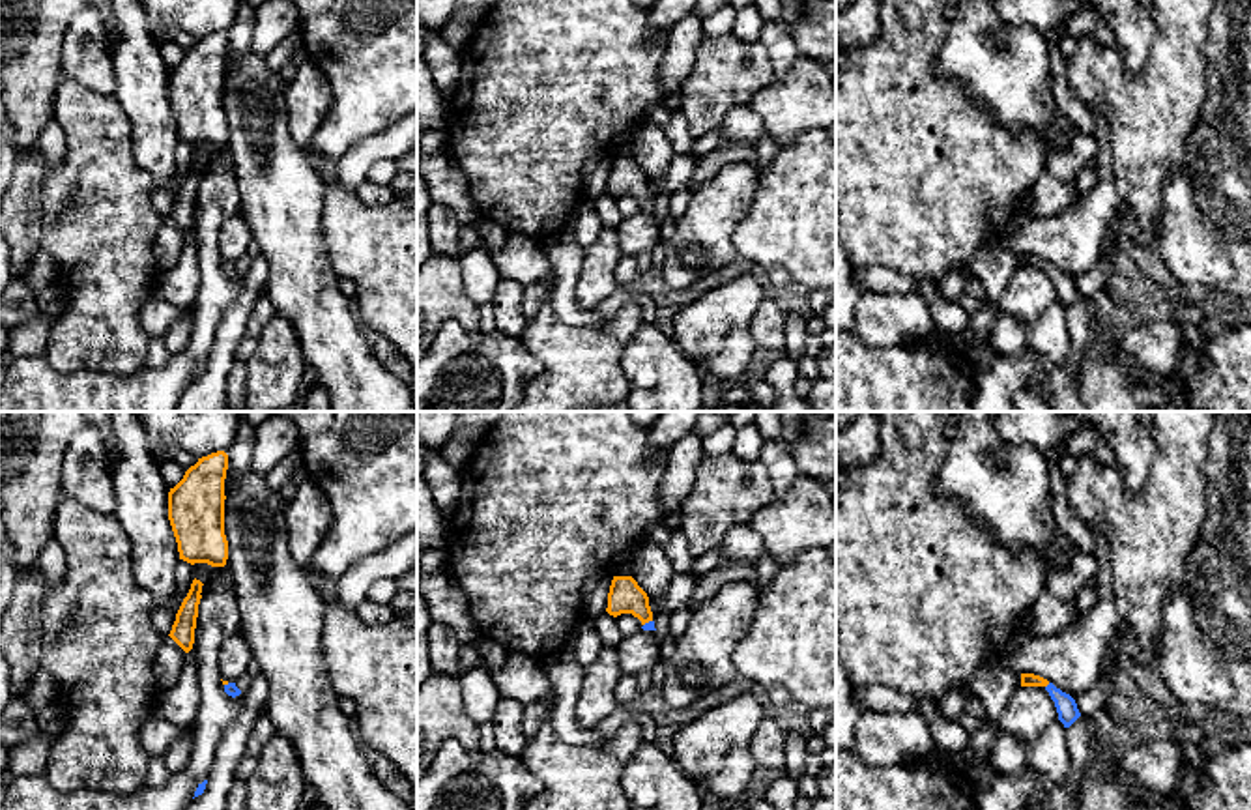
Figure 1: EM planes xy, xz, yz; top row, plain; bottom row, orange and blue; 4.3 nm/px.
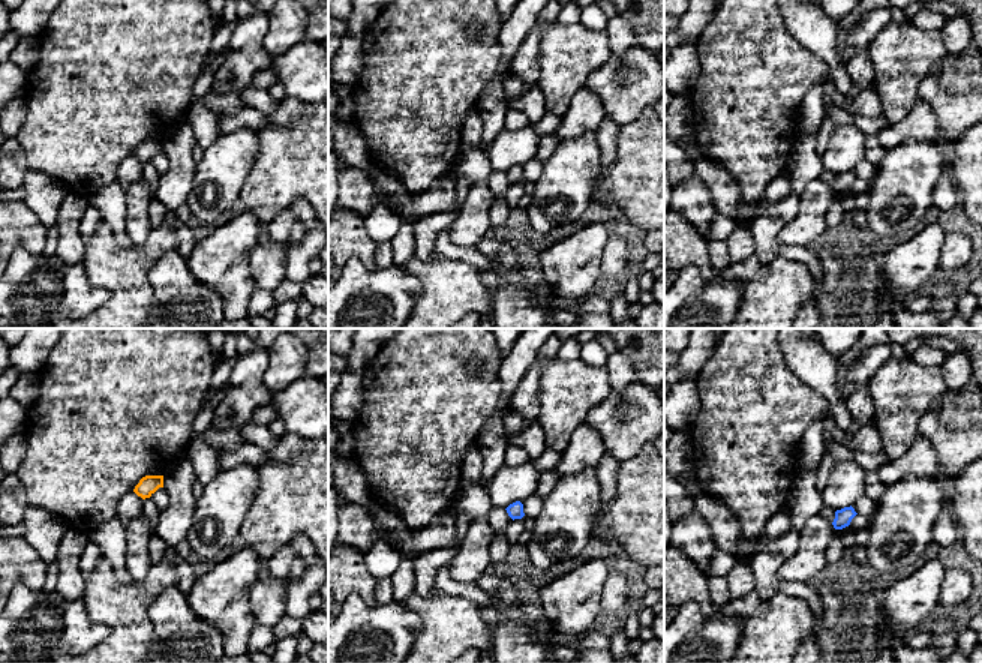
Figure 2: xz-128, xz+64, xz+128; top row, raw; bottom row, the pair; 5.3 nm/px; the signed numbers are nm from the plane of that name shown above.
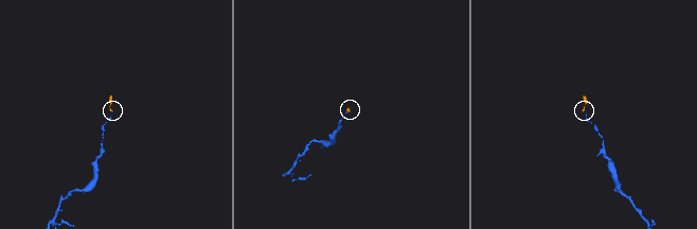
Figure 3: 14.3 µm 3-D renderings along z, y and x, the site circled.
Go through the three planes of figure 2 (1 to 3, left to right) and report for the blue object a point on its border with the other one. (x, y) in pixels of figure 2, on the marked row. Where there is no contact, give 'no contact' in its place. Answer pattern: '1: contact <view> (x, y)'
1: no contact
2: no contact
3: no contact

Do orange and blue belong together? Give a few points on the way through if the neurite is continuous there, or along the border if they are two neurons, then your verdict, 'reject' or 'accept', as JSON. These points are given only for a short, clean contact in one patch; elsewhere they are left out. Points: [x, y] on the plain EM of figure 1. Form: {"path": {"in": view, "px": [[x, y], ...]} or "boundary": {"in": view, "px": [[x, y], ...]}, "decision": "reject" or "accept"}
{"path": {"in": "xz", "px": [[625, 176], [647, 202], [649, 206]]}, "decision": "accept"}

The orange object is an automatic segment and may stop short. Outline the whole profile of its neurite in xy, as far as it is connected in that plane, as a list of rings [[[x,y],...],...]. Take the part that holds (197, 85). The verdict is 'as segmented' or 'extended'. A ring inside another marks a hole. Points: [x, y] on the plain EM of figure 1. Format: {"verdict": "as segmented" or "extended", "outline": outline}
{"verdict": "as segmented", "outline": [[[224,32],[198,39],[168,73],[168,101],[180,140],[194,146],[224,148],[228,122],[224,116]]]}

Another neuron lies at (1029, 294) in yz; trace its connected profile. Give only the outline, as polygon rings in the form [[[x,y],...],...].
[[[1019,268],[1008,279],[999,307],[1000,312],[1012,314],[1030,327],[1045,316],[1057,299],[1055,282],[1045,268]]]

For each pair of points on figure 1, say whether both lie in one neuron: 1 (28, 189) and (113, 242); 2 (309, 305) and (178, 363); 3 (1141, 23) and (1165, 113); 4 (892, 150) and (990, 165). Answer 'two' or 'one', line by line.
1: two
2: two
3: two
4: one

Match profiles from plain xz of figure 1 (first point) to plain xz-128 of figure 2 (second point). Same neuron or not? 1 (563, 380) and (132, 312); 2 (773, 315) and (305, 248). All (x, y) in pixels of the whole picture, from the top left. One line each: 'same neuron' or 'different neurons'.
1: same neuron
2: different neurons

